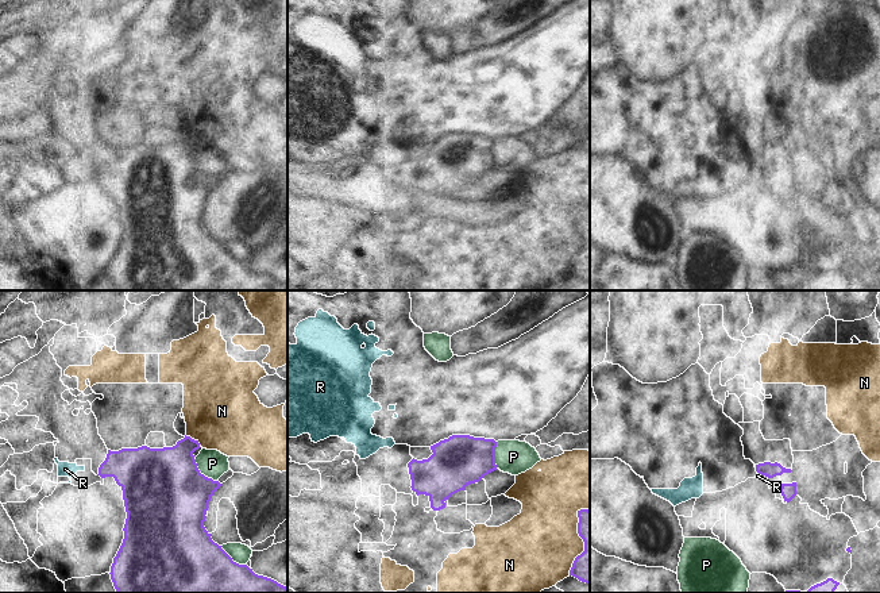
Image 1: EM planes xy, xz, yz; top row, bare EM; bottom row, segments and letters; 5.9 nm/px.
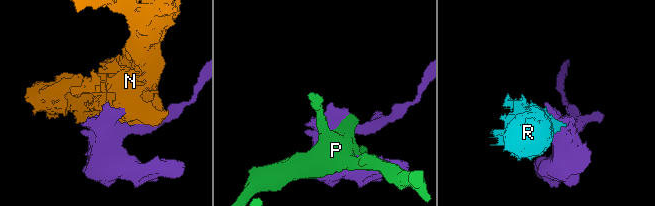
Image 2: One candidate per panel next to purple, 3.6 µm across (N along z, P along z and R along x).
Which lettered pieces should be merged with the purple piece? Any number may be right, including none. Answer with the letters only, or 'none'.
none

